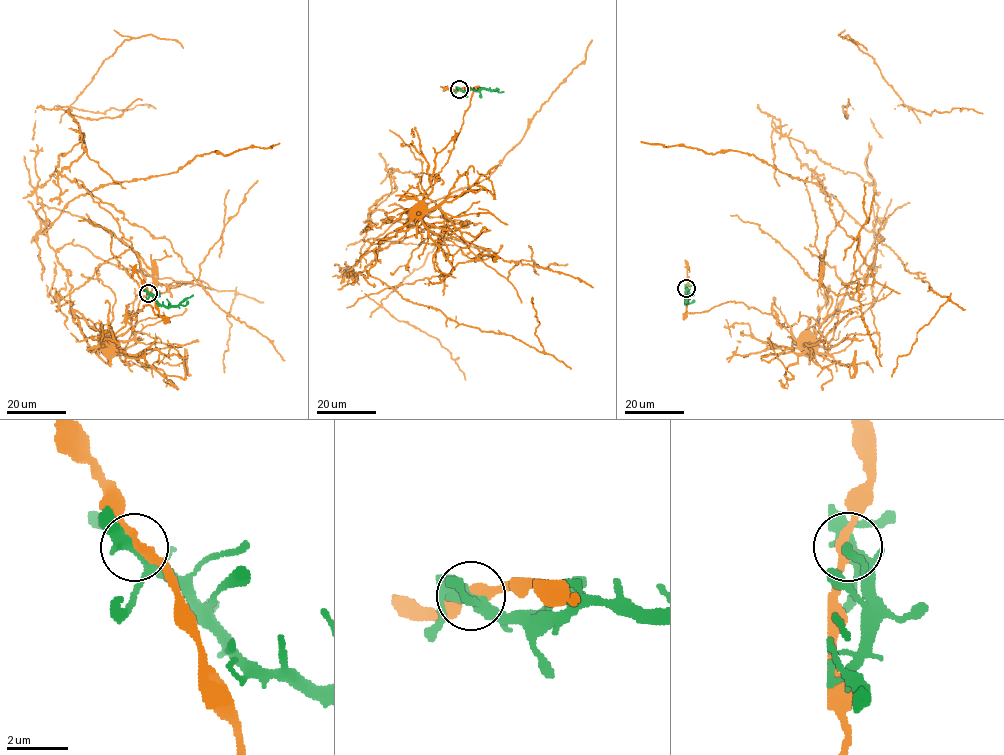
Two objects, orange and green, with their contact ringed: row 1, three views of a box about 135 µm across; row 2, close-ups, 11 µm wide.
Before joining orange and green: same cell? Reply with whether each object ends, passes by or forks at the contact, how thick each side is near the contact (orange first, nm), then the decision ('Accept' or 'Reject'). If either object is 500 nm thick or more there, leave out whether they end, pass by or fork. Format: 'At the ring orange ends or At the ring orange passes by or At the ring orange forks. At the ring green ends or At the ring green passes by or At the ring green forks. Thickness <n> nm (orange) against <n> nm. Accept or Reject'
At the ring orange passes by. At the ring green forks. Thickness 280 nm (orange) against 360 nm. Reject

